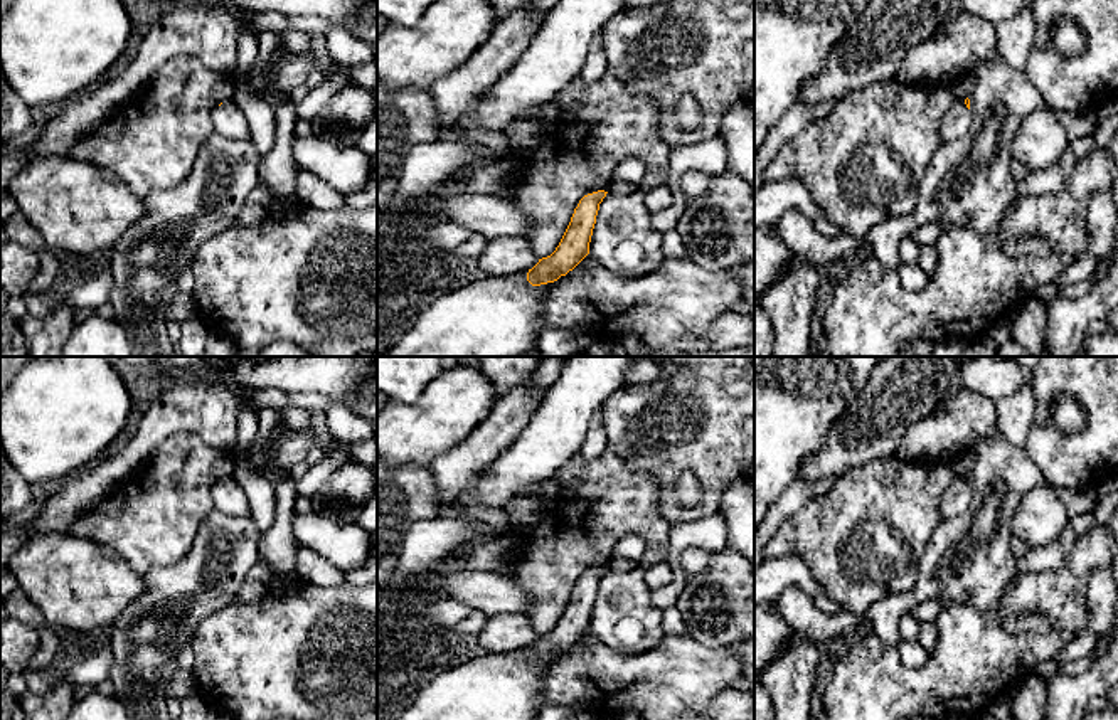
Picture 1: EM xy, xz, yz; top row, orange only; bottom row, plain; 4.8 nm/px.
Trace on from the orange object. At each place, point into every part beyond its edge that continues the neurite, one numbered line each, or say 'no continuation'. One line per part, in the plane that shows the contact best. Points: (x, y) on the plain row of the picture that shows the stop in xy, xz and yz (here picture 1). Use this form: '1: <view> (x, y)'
1: yz (957, 498)

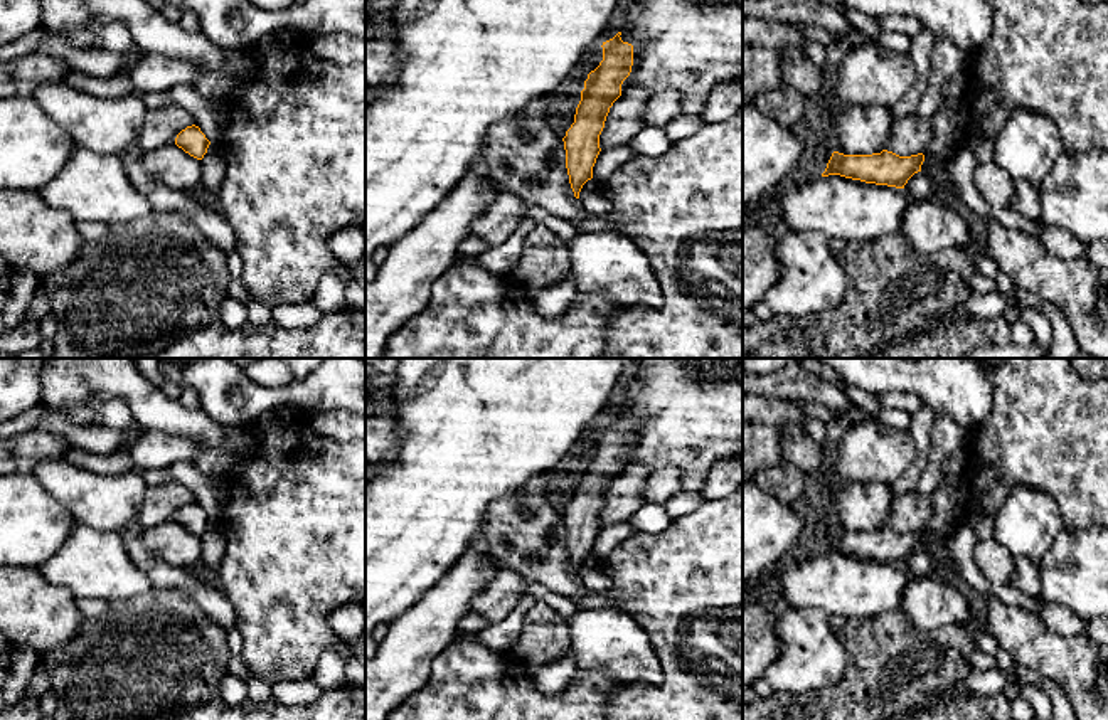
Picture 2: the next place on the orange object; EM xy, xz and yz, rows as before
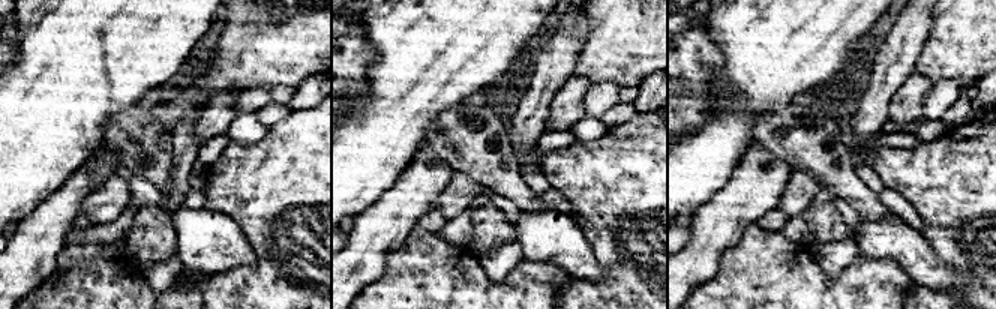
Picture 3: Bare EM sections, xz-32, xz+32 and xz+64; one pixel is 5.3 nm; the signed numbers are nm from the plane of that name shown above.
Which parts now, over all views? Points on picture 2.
no continuation

